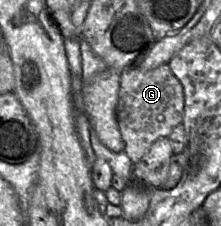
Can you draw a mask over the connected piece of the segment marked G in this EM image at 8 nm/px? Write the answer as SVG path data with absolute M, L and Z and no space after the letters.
M168 64L149 71L133 67L120 73L117 122L125 143L123 151L133 164L140 161L157 140L168 138L172 130L182 123L183 116L183 87Z

